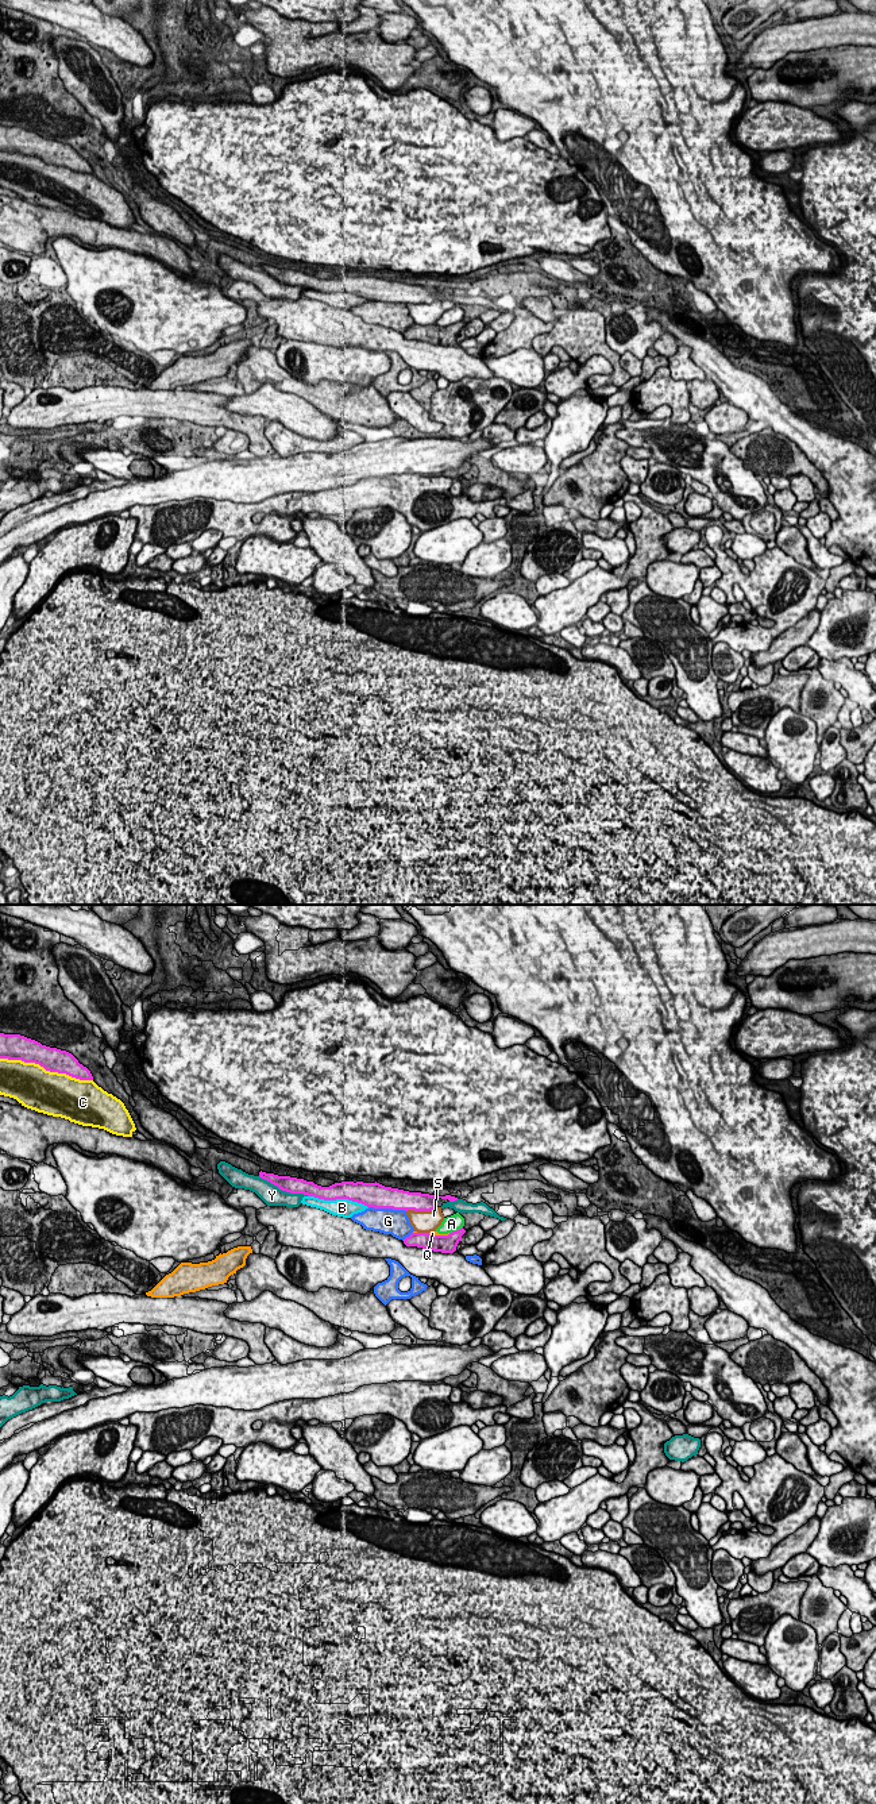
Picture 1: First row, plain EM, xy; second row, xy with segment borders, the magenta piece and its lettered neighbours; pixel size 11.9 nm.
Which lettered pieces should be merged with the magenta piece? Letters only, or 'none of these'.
Q

